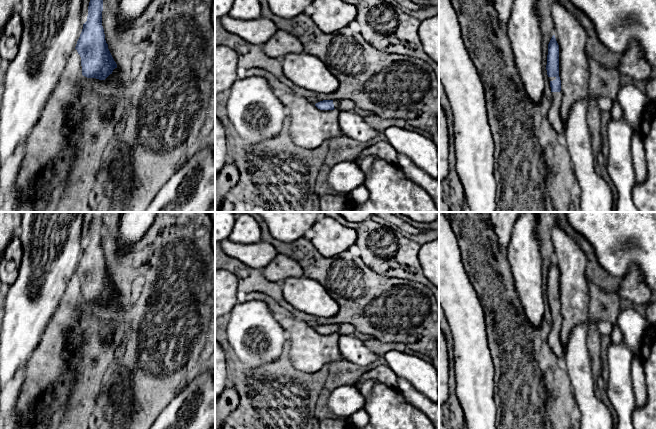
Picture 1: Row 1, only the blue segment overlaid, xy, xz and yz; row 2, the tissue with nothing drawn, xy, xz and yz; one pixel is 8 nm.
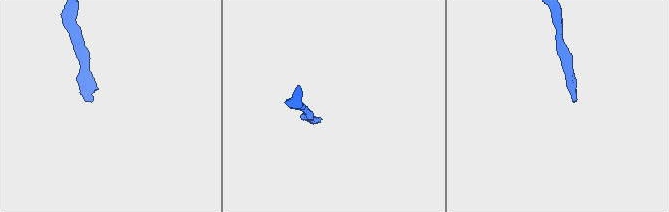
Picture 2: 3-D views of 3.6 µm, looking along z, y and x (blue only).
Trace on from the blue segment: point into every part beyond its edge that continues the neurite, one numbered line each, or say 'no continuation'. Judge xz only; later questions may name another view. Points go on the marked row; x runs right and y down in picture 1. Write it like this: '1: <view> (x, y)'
1: xz (341, 105)

